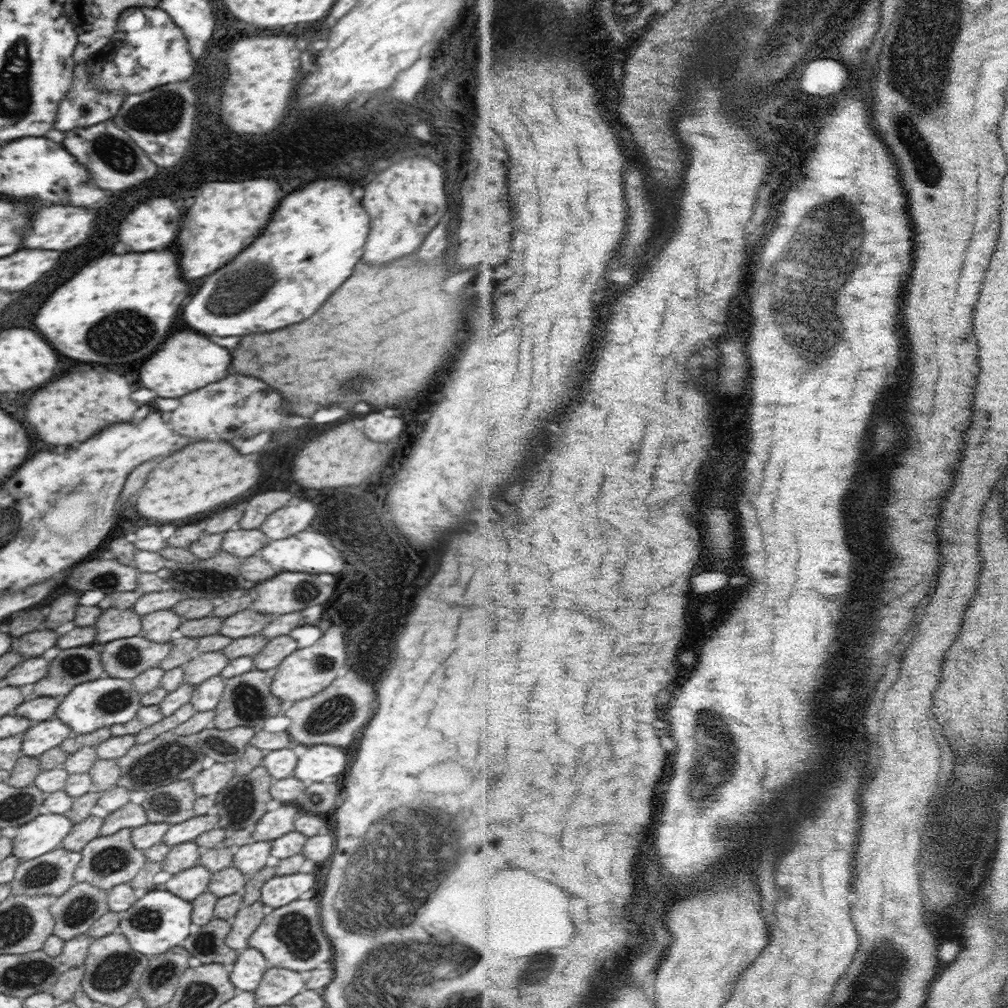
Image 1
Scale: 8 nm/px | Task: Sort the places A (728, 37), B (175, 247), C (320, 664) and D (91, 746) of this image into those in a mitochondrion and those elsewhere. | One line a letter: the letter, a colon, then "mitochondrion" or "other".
A: other
B: other
C: mitochondrion
D: other

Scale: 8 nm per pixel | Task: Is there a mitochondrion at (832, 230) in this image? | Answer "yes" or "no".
yes

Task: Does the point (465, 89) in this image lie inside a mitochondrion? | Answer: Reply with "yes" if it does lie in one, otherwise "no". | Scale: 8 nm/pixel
no

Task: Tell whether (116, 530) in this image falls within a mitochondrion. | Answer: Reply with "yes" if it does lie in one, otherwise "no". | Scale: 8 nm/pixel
no

